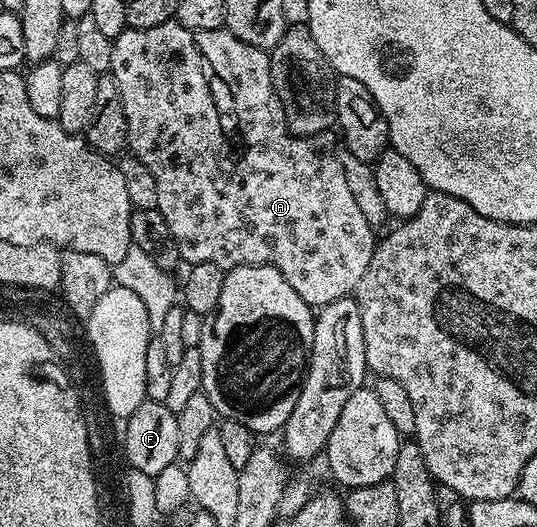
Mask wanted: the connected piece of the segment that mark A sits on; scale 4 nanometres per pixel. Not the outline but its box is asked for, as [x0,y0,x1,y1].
[111,20,375,308]

